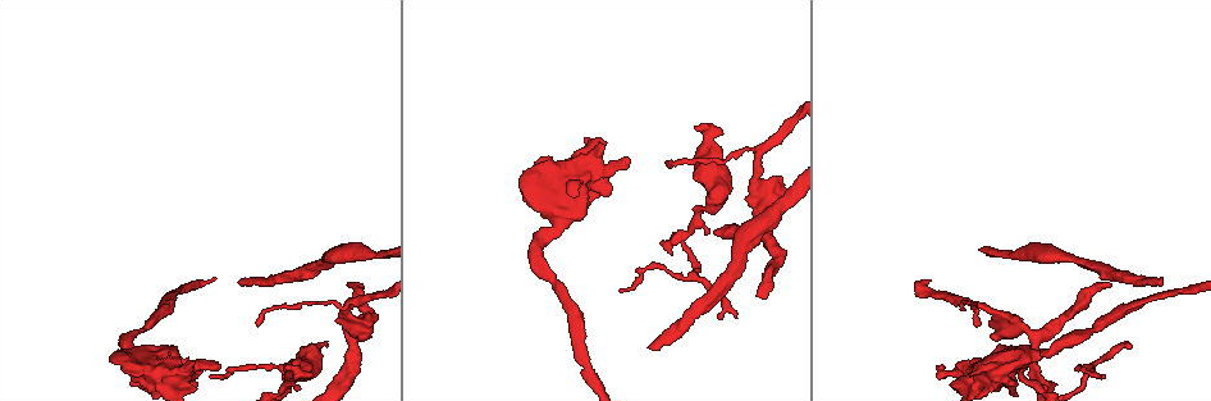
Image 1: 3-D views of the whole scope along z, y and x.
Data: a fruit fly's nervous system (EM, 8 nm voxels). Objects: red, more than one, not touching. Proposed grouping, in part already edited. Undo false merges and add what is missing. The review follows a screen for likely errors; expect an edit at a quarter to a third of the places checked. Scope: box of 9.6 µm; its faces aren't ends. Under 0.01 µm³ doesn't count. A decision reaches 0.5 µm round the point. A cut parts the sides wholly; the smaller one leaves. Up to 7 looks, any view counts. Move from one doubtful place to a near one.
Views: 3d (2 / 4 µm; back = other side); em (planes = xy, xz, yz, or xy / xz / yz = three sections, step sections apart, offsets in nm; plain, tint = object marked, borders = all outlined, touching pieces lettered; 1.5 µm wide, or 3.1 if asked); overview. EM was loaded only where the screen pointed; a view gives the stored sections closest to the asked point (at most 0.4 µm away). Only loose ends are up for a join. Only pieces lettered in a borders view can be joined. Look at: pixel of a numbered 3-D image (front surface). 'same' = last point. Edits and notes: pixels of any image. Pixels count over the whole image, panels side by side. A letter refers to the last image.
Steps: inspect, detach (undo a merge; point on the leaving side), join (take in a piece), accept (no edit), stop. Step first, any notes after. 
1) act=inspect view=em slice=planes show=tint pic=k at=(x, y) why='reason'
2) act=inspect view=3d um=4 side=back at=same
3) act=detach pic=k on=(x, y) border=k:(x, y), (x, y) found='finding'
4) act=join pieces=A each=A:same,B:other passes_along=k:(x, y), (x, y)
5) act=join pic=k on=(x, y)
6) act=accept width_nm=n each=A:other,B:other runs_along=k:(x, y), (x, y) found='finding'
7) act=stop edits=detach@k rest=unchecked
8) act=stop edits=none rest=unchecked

act=inspect view=em slice=planes show=borders pic=1 at=(650, 349) why='long arm stops here'

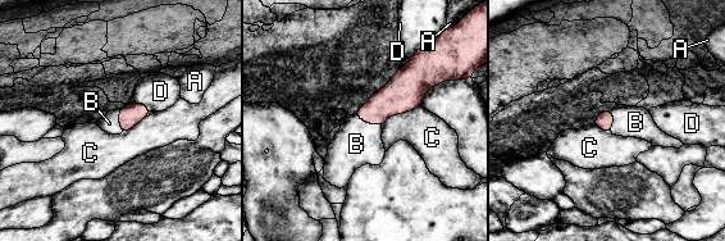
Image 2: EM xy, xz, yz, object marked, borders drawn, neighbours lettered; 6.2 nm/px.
act=join pieces=B longest_contact=C:280nm each=A:other,B:same,C:other,D:other passes_along=2:(397, 96), (368, 123), (356, 144) found='the neuron continues'

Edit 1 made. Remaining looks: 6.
act=inspect view=overview

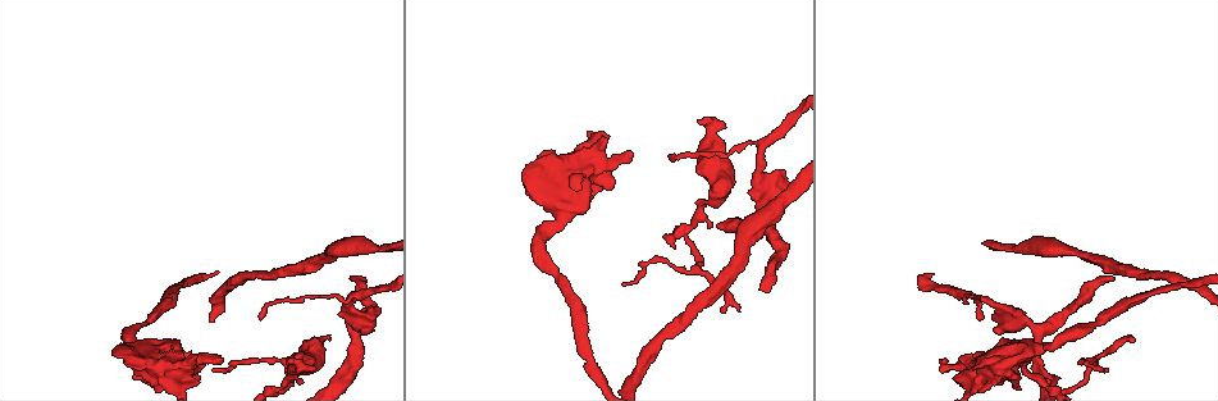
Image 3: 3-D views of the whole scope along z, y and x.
act=inspect view=3d um=2 pic=3 at=(361, 280)

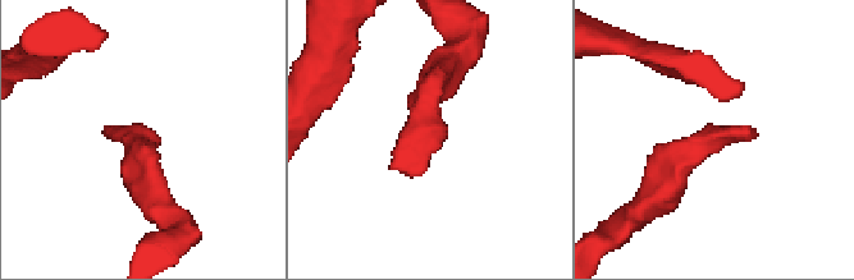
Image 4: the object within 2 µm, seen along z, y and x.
act=inspect view=em slice=planes show=plain pic=4 at=(418, 175) why='need the tissue'

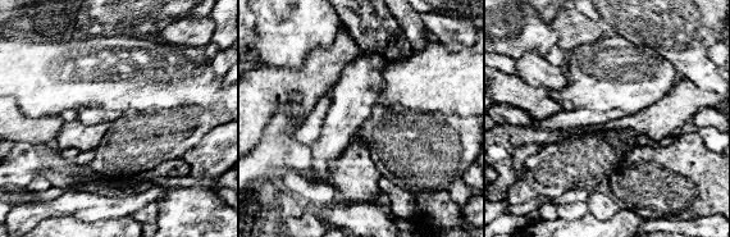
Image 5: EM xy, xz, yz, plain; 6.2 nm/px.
act=inspect view=em slice=planes show=borders at=same why='see the neighbours'

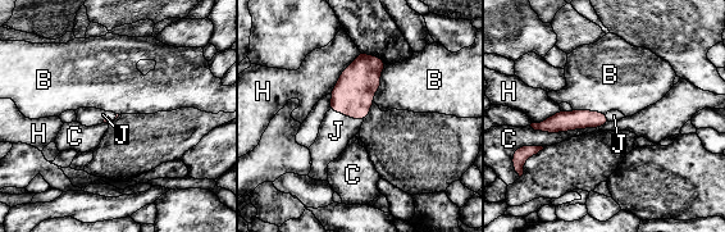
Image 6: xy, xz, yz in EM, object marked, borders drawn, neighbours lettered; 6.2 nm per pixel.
act=join pieces=J each=B:other,C:other,H:other,J:same passes_along=6:(352, 95), (346, 114), (336, 131) found='it goes on there'

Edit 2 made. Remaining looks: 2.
act=inspect view=em slice=planes show=borders pic=3 at=(348, 294) why='two arms in line, one across'

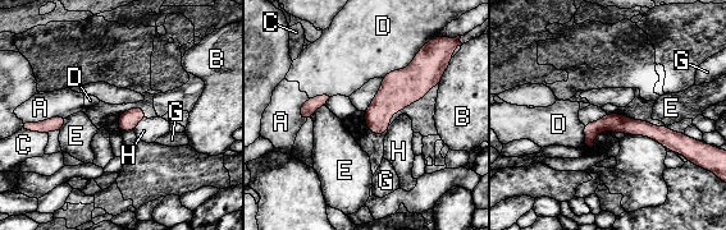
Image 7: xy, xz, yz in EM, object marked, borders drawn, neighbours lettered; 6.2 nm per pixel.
act=accept each=A:other,B:other,C:other,D:other,E:other,G:other,H:other border=7:(146, 118), (133, 130) found='all the same neuron'

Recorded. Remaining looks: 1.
act=stop edits=join@2,join@6 rest=unchecked

